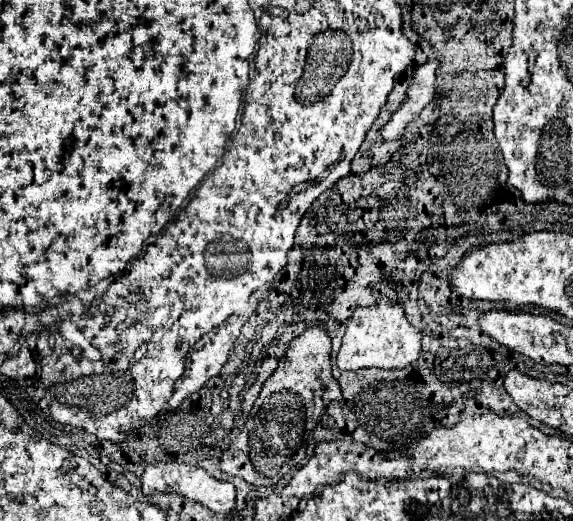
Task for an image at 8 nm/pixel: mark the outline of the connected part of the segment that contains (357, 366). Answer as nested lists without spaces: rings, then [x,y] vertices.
[[[380,296],[376,306],[354,310],[344,332],[340,352],[336,356],[336,366],[340,370],[362,370],[362,368],[400,370],[418,360],[422,350],[420,340],[422,334],[406,320],[404,308],[398,302],[392,302],[388,296]]]

